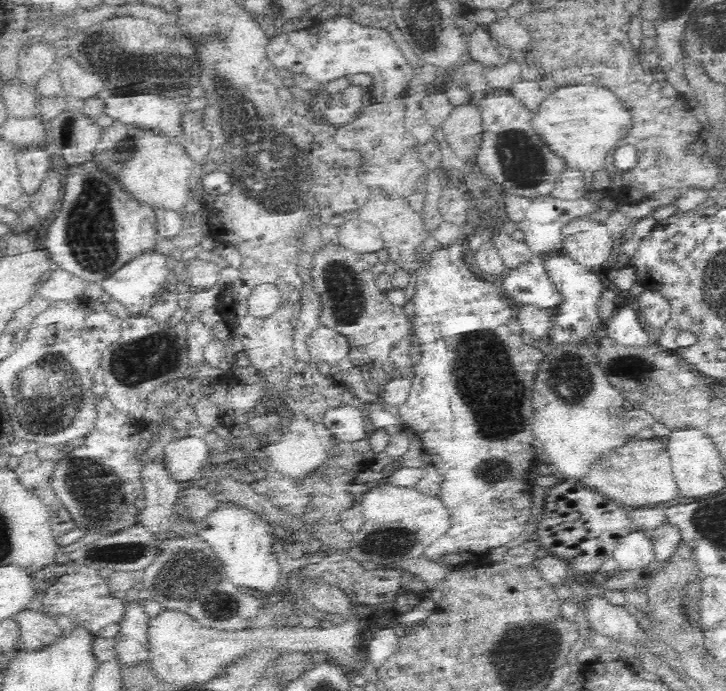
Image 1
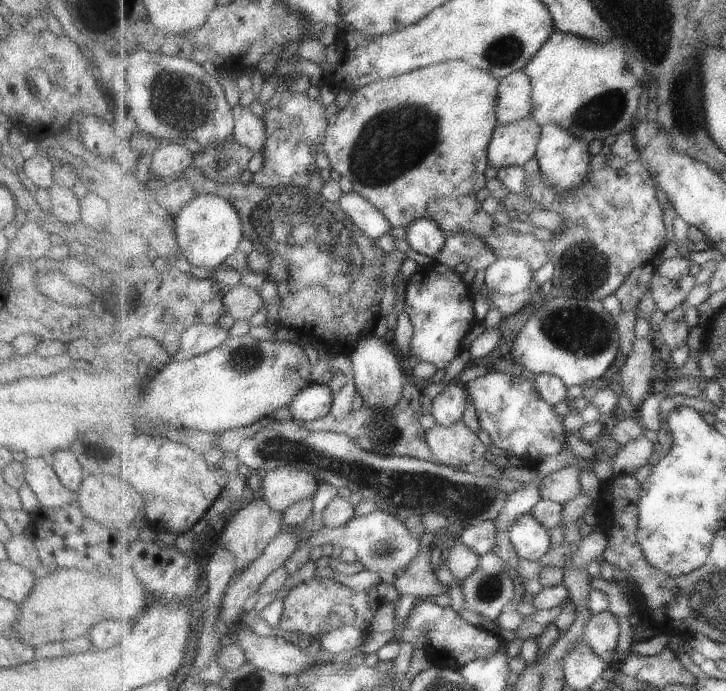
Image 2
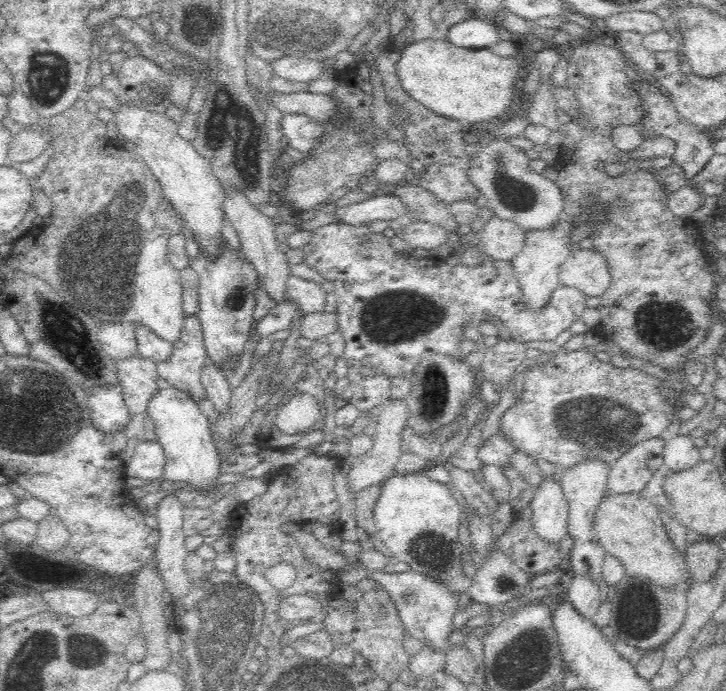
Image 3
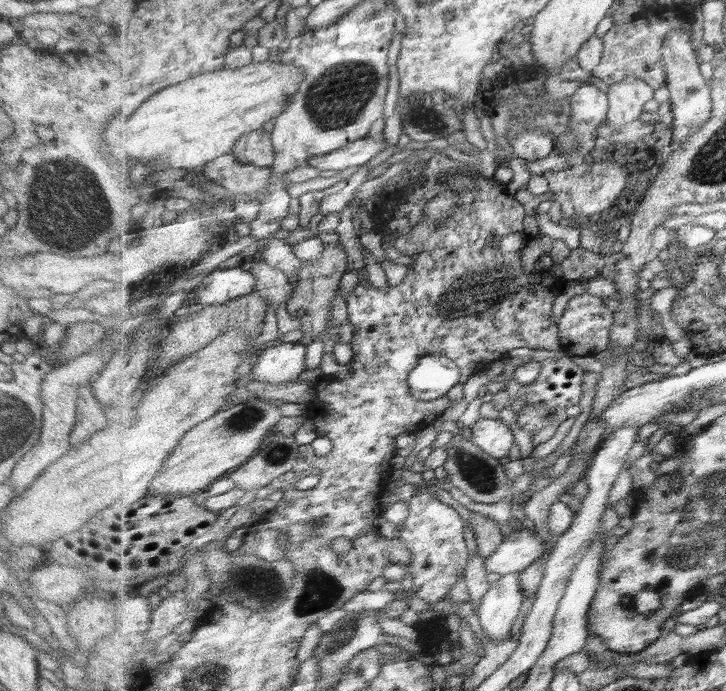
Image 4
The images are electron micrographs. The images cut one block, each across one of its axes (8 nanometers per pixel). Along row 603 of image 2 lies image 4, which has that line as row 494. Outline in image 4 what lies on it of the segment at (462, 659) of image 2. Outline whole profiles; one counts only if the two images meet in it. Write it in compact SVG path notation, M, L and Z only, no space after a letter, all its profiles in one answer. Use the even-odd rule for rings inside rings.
M419 492L408 504L411 507L411 516L399 528L399 539L404 540L413 553L410 568L413 573L414 596L423 598L430 604L438 604L447 600L446 596L449 596L450 591L465 579L471 562L466 542L466 527L469 524L454 506L444 504L435 492Z

